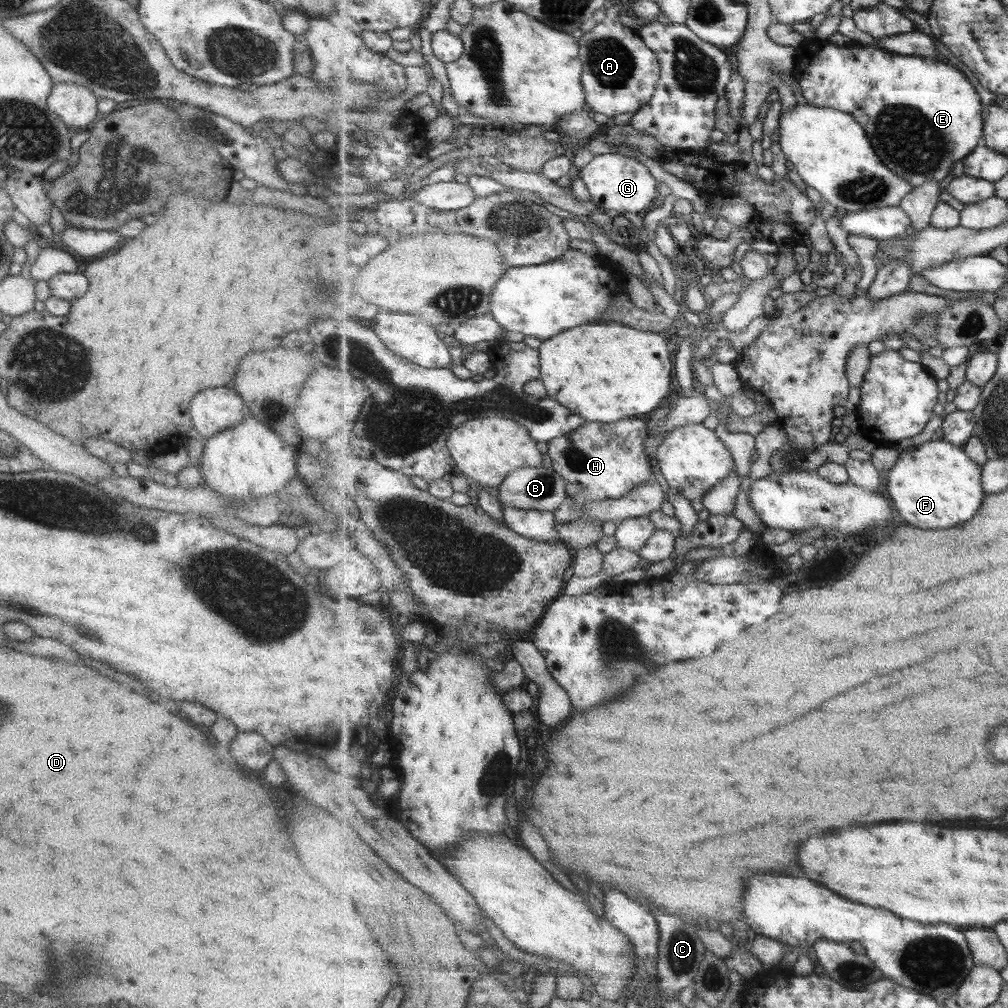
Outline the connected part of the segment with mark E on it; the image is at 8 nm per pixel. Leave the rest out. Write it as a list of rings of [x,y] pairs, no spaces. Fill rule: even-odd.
[[[852,43],[844,47],[830,44],[820,52],[810,52],[811,63],[799,71],[800,85],[808,104],[834,108],[855,116],[864,126],[882,161],[901,178],[912,182],[915,188],[928,182],[943,181],[952,174],[956,162],[974,153],[984,139],[986,118],[982,96],[964,72],[953,65],[932,58],[904,56]],[[910,144],[920,144],[910,152]]]

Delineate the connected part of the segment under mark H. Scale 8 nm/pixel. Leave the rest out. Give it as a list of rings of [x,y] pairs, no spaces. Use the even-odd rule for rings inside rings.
[[[637,417],[615,423],[587,421],[572,433],[550,442],[549,455],[554,468],[568,481],[568,496],[576,505],[623,499],[654,476],[650,455],[646,453],[648,436],[648,422]]]

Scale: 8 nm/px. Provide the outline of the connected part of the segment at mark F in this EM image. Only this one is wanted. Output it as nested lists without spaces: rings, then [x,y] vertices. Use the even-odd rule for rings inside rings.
[[[934,438],[923,445],[911,446],[908,451],[902,453],[896,466],[888,472],[887,488],[896,508],[902,510],[904,518],[910,524],[926,530],[946,530],[962,522],[970,522],[980,512],[984,498],[988,495],[984,484],[984,468],[984,465],[976,462],[968,454],[965,447],[952,444],[945,438]]]

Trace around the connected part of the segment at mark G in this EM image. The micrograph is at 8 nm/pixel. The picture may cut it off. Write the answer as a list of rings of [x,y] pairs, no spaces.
[[[619,151],[596,156],[591,163],[580,172],[579,177],[585,182],[591,199],[598,206],[609,210],[617,210],[621,215],[636,212],[644,215],[655,207],[656,198],[660,197],[659,183],[652,175],[652,170],[638,158],[632,158]]]

